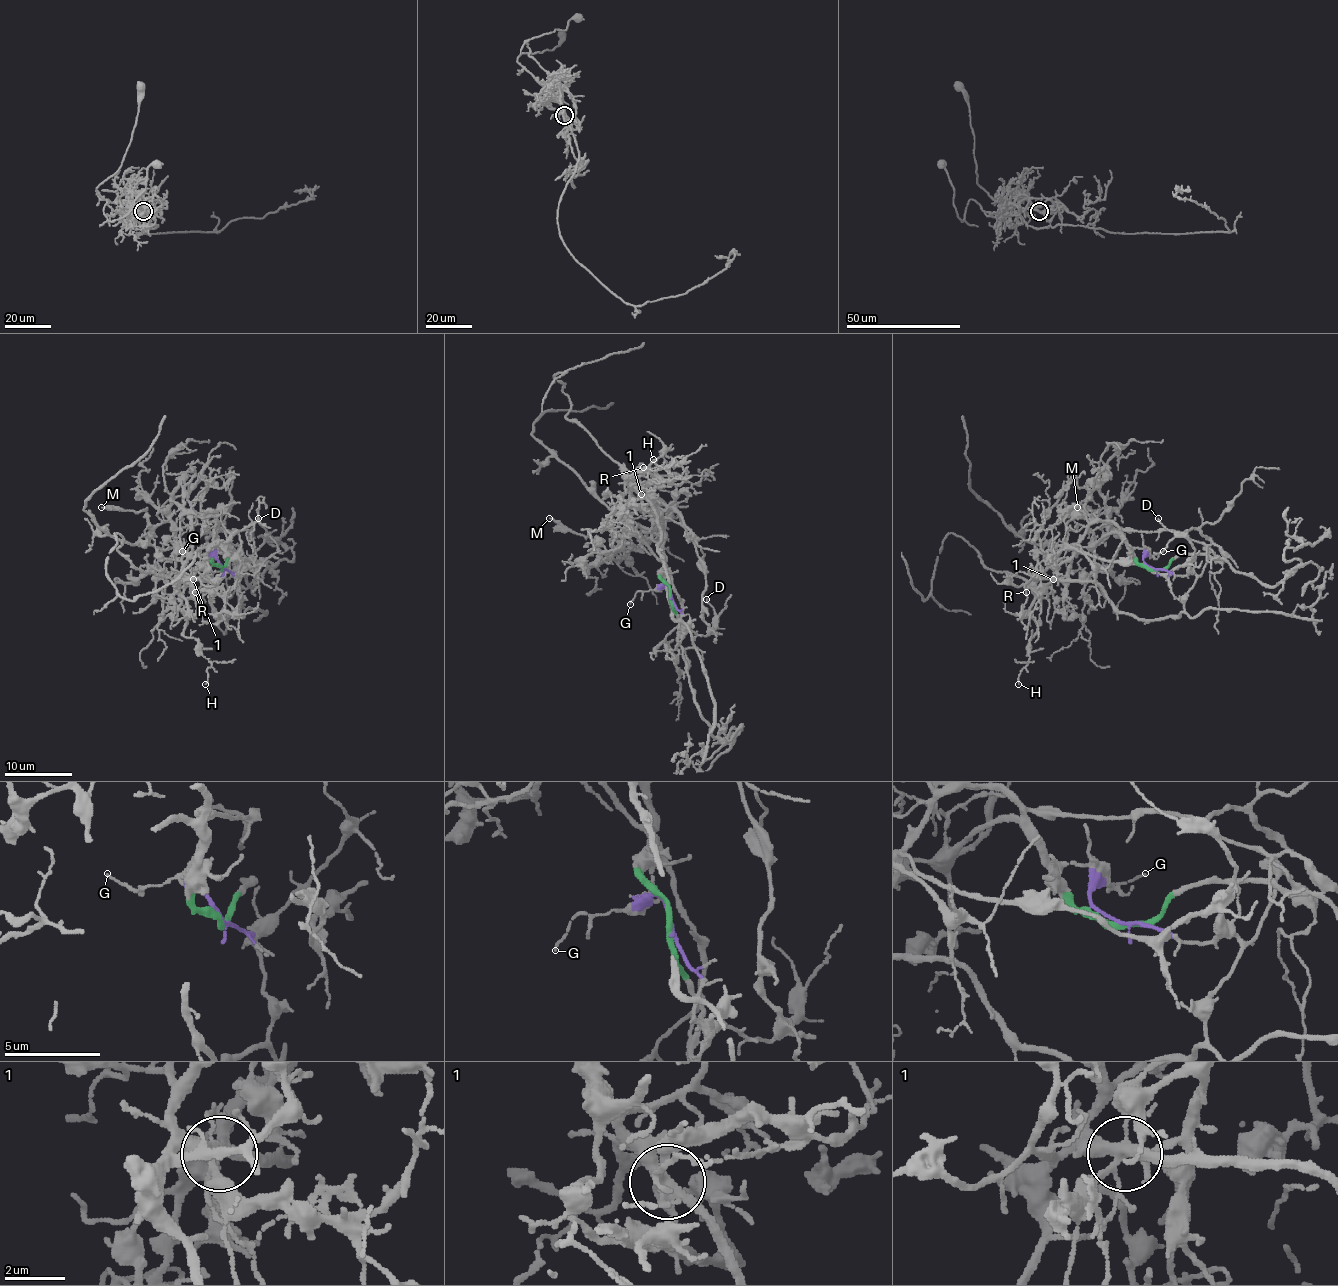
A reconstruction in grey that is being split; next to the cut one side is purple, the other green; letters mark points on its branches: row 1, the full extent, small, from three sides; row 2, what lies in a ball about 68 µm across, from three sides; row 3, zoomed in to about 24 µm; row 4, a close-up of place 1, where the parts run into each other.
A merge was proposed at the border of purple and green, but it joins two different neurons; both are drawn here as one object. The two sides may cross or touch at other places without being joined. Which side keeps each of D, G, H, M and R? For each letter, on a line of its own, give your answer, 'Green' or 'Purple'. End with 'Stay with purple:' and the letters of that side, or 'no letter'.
D: Purple
G: Purple
H: Purple
M: Green
R: Purple
Stay with purple: D, G, H, R

